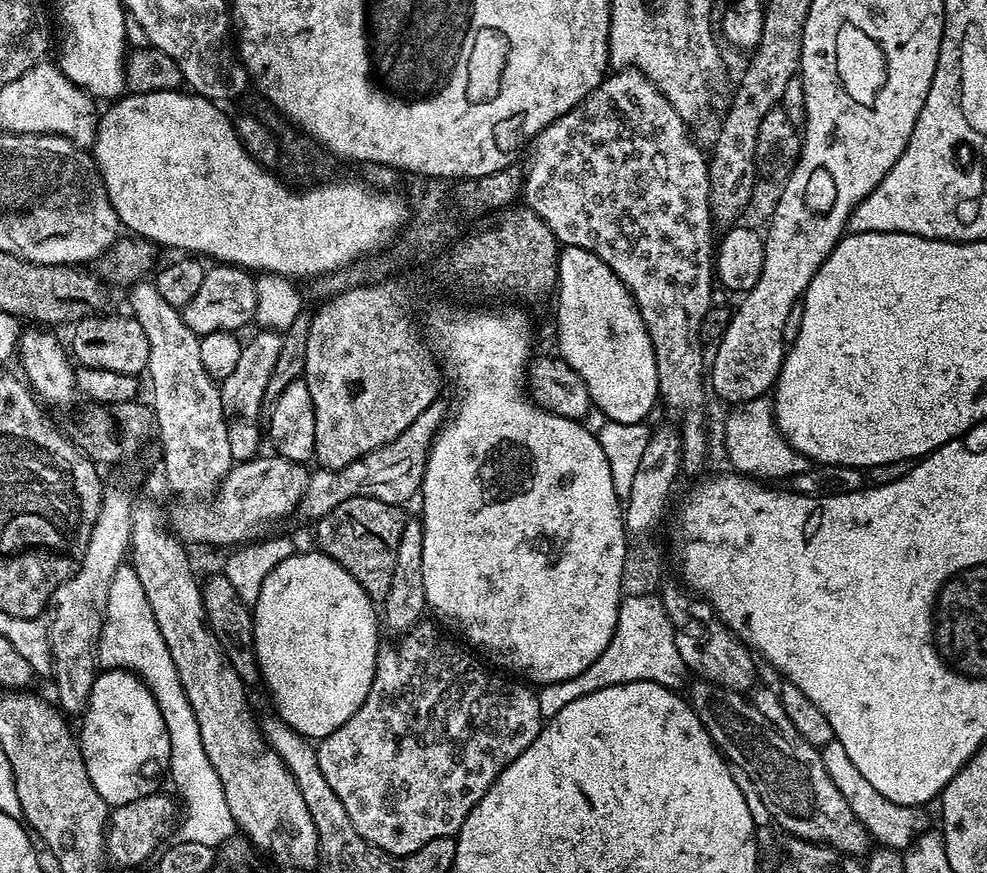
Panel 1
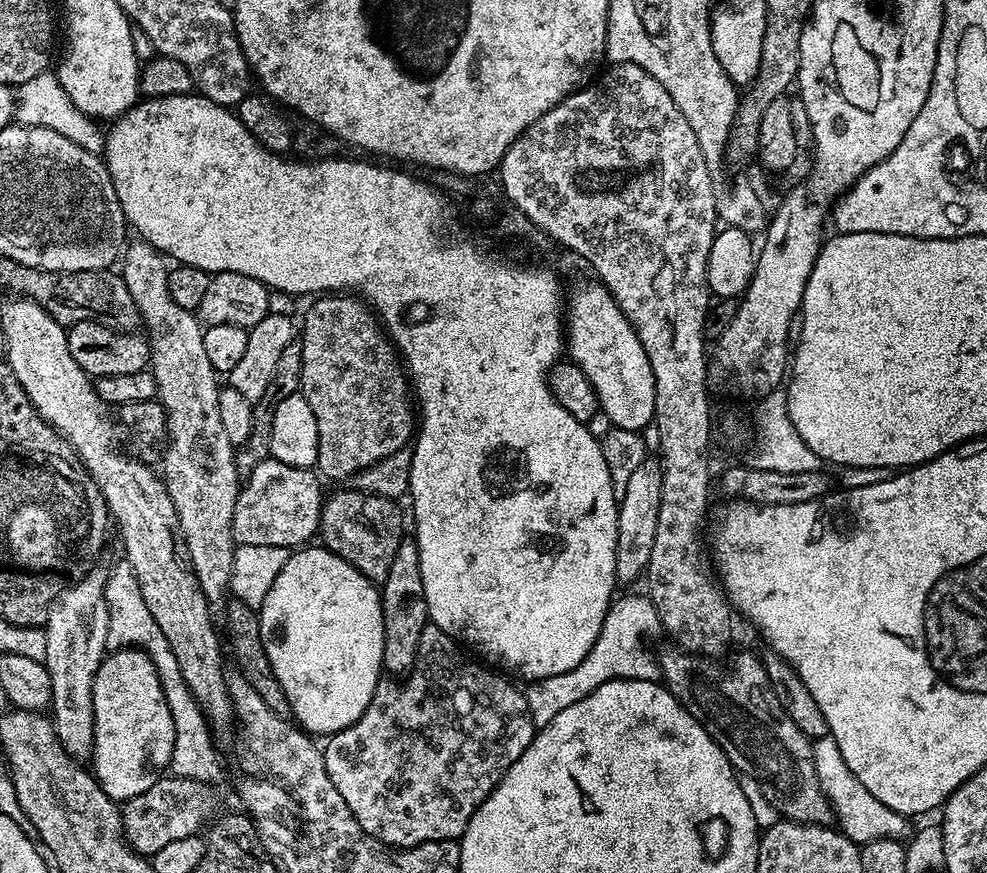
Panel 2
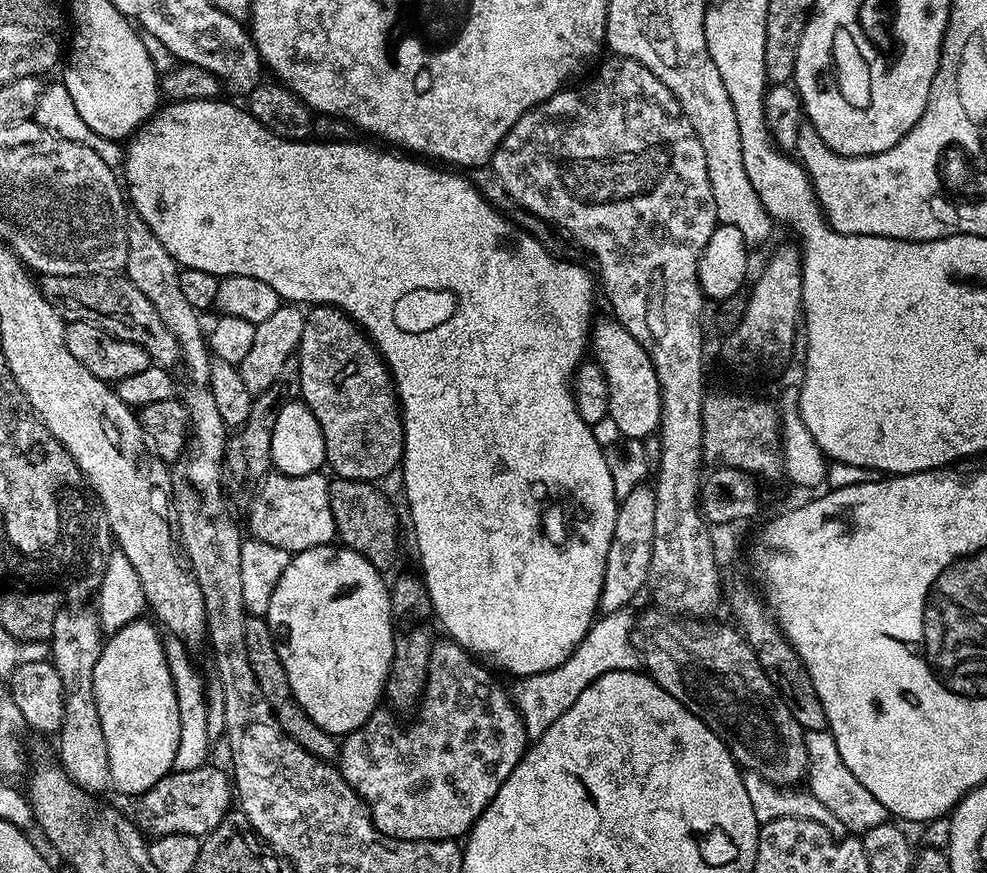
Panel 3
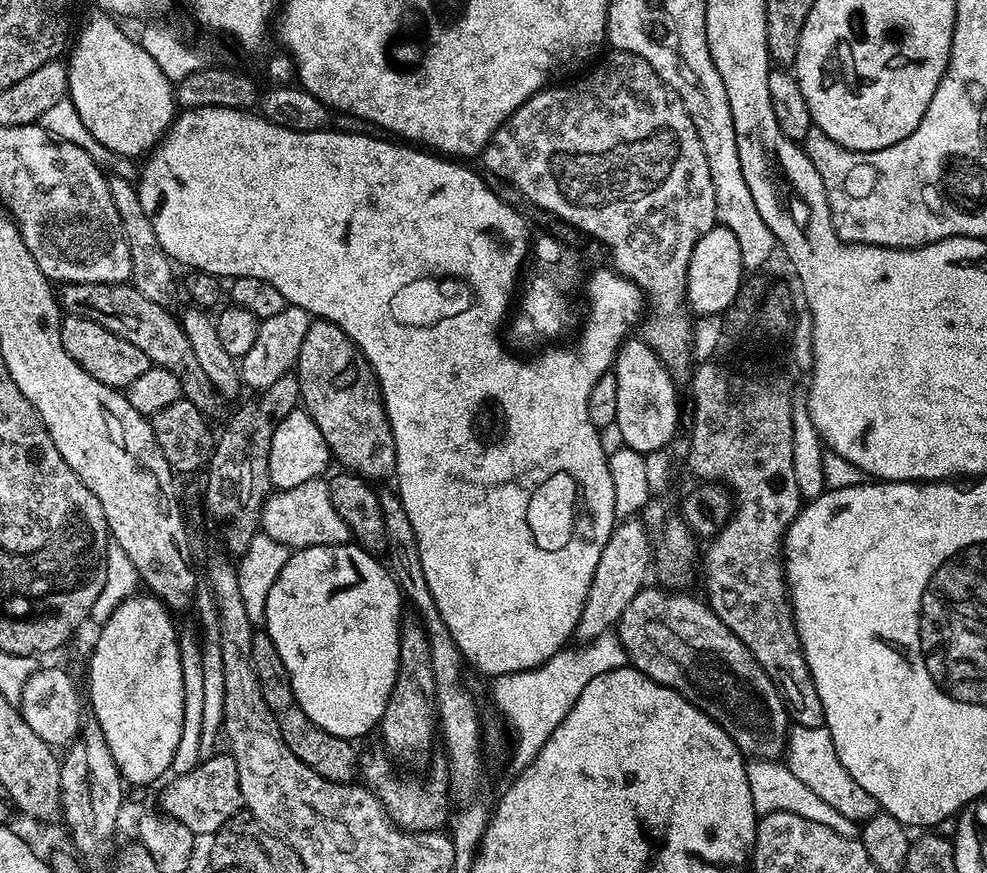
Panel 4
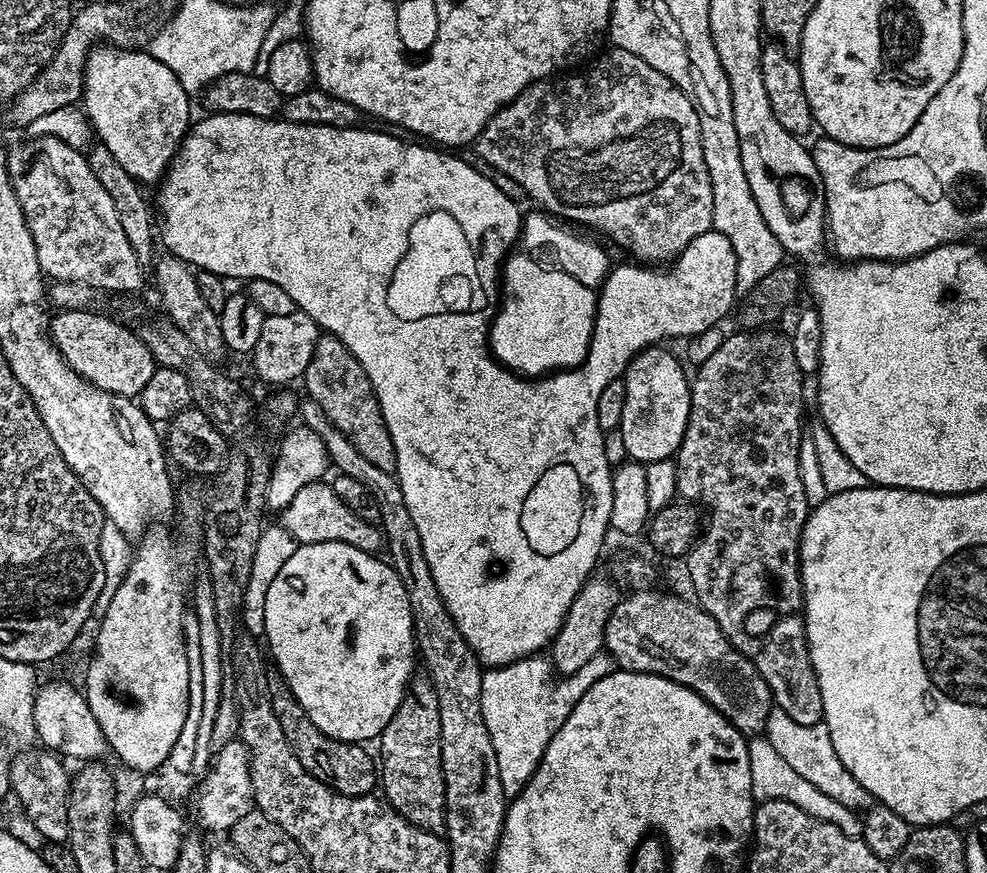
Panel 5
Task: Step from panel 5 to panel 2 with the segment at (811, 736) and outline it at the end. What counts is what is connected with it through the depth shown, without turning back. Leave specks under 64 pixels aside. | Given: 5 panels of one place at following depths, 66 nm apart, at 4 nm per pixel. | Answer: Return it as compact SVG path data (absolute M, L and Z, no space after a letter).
M826 735L813 743L812 757L818 782L822 786L824 797L832 805L832 815L839 831L861 846L878 838L901 839L902 834L896 830L905 828L906 817L890 810L886 802L878 802L878 798L874 798L874 794L870 794L870 790L866 790L866 786L854 778L854 770L846 766L846 758L842 758L842 750L838 750L838 742L834 742L832 735Z

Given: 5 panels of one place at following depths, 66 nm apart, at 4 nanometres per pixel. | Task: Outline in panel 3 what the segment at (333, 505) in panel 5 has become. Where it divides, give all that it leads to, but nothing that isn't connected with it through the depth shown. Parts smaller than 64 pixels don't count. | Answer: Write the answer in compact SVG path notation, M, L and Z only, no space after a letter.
M323 471L311 472L310 474L302 474L301 476L282 476L279 474L269 474L260 481L258 487L255 489L256 497L252 500L252 505L248 508L248 528L255 539L262 542L270 542L270 546L278 546L282 550L286 550L290 554L301 552L302 550L310 550L311 548L317 548L323 544L331 545L333 541L337 539L336 535L336 523L334 522L334 514L330 510L330 494L328 493L328 485L330 483L329 477L324 477Z

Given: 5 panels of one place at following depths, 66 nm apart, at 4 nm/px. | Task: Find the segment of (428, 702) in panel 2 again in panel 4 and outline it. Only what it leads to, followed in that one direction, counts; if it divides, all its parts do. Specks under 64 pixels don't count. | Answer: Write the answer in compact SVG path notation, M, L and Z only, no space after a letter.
M383 751L380 752L370 753L365 760L363 757L362 780L364 776L363 783L370 786L376 797L384 803L388 817L408 832L441 831L450 820L450 785L446 779L445 769L434 769L432 777L425 784L420 780L396 780L395 774L392 773L393 761Z

